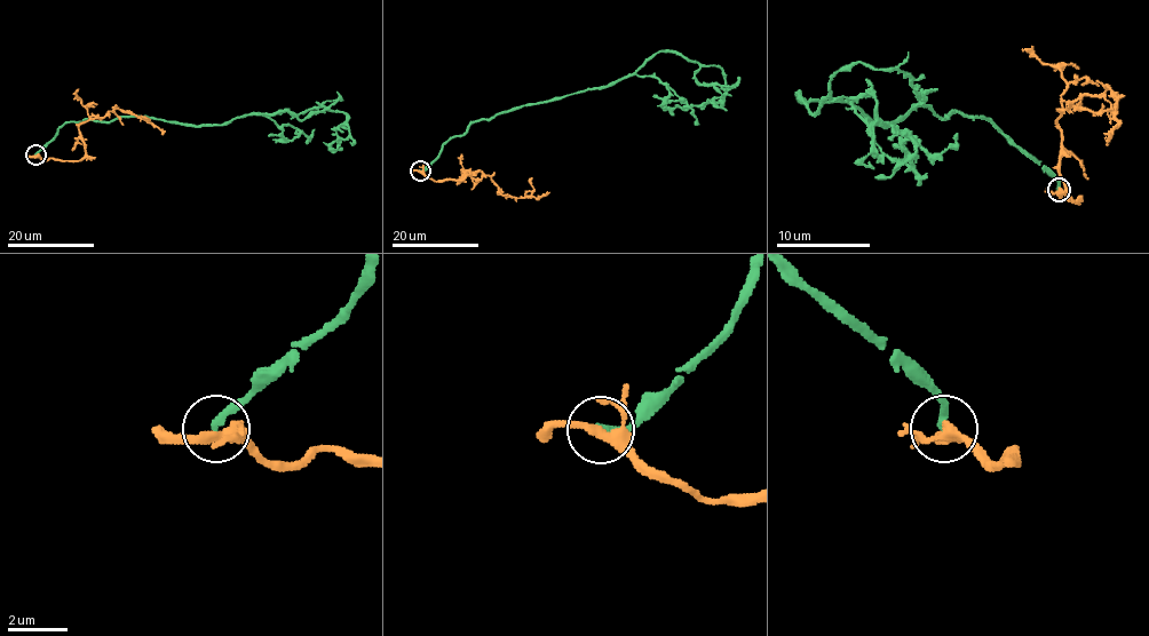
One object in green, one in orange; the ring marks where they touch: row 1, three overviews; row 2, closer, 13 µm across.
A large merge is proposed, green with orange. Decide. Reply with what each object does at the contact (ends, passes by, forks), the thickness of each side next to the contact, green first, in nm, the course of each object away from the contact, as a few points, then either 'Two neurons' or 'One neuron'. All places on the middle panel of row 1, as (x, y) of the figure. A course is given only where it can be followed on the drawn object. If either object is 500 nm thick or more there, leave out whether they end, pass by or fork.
At the ring green ends. At the ring orange forks. Thickness 240 nm (green) against 300 nm. Course of green: (420, 172), (472, 122), (609, 87), (660, 50), (722, 70), (726, 92), (719, 97), (684, 110), (662, 106). Course of orange: (420, 172), (435, 181), (461, 180), (469, 173), (465, 171), (481, 171), (510, 197), (546, 192). Two neurons

